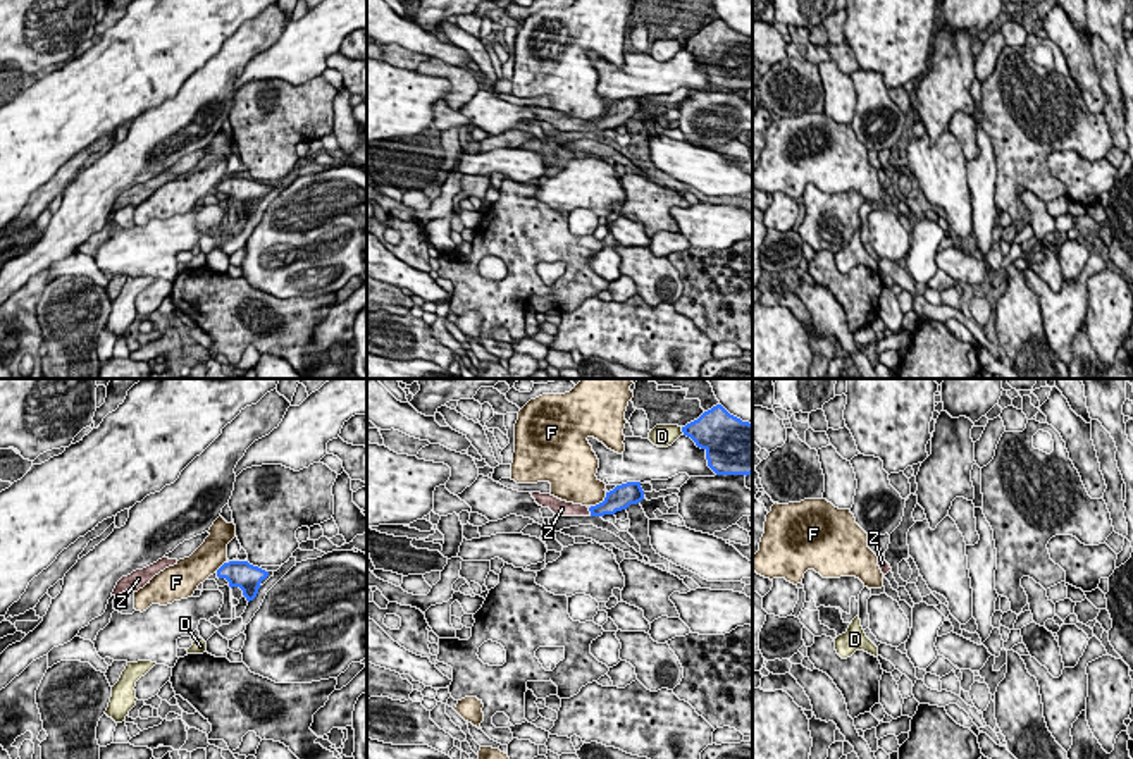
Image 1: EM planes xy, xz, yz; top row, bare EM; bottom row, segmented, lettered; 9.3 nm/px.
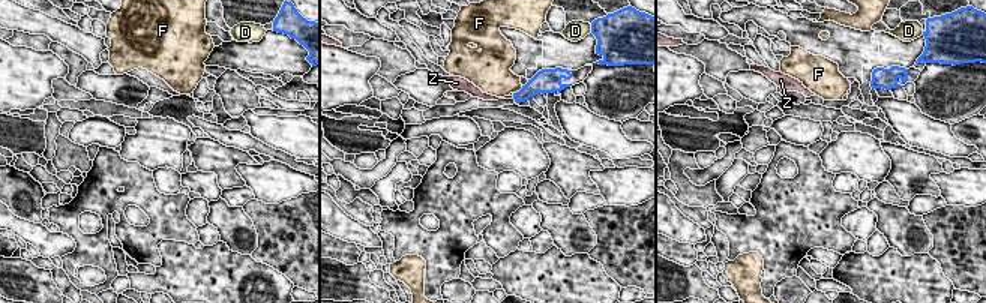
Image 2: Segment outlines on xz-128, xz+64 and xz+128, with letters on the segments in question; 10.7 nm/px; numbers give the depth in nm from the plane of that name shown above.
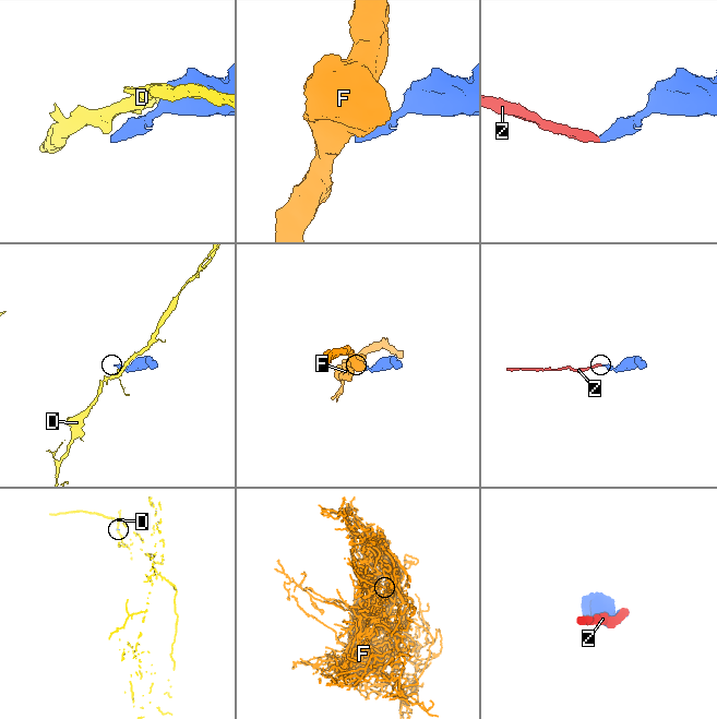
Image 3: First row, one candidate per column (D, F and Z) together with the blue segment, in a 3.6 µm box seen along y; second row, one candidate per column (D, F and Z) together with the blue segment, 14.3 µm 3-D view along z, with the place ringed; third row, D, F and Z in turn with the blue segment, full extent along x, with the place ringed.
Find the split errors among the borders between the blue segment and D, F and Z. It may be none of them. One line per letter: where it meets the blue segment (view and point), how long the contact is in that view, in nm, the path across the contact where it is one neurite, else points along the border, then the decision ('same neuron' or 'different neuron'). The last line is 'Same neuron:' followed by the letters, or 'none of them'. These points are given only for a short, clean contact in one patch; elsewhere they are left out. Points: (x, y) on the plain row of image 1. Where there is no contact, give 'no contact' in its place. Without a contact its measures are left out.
D: meets blue in xz at (682, 45); contact 90 nm long; border along xz (681, 42), (684, 49); different neuron
F: meets blue in xz at (600, 117); contact 200 nm long; border along xz (606, 107), (601, 116), (591, 121); different neuron
Z: meets blue in xz at (589, 124); contact 90 nm long; runs through xz (613, 116), (605, 123), (589, 124), (563, 123); same neuron
Same neuron: Z

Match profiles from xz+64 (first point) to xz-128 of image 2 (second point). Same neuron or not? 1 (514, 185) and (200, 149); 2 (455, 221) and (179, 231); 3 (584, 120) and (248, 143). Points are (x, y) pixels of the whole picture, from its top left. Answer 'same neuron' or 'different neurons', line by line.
1: different neurons
2: same neuron
3: different neurons

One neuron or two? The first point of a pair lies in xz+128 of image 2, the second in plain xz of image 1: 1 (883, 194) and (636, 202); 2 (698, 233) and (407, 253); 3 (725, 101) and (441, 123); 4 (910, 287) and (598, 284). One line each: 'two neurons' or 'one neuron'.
1: one neuron
2: two neurons
3: two neurons
4: two neurons

